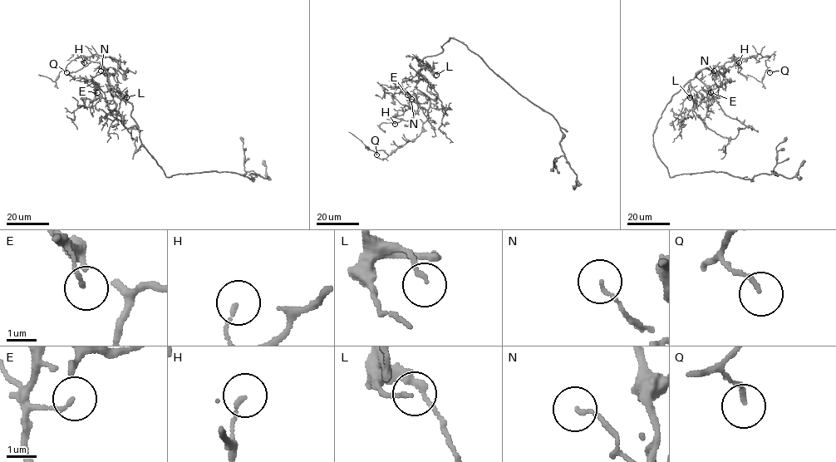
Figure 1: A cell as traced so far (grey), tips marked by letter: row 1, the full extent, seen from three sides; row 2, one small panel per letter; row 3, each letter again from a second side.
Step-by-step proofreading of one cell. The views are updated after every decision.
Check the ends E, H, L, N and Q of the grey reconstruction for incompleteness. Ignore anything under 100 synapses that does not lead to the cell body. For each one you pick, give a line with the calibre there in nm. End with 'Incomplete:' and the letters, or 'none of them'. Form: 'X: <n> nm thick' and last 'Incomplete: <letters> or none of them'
L: 140 nm thick
Incomplete: L

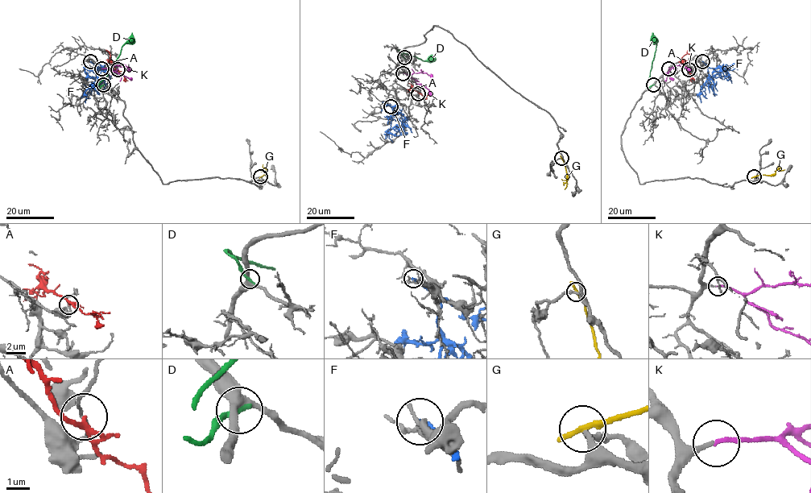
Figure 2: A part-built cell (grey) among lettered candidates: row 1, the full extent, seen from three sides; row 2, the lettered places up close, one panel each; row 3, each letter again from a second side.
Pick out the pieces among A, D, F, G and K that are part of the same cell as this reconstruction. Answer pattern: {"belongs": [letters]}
{"belongs": ["K"]}

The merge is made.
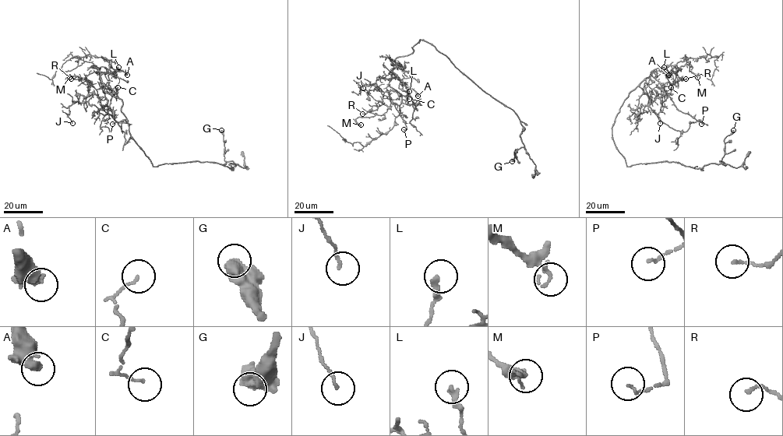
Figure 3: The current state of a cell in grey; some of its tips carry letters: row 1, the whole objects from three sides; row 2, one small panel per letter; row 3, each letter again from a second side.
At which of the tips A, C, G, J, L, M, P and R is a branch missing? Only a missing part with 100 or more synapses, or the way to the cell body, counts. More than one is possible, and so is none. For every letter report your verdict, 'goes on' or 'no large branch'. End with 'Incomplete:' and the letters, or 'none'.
A: no large branch
C: no large branch
G: no large branch
J: no large branch
L: no large branch
M: no large branch
P: no large branch
R: no large branch
Incomplete: none

